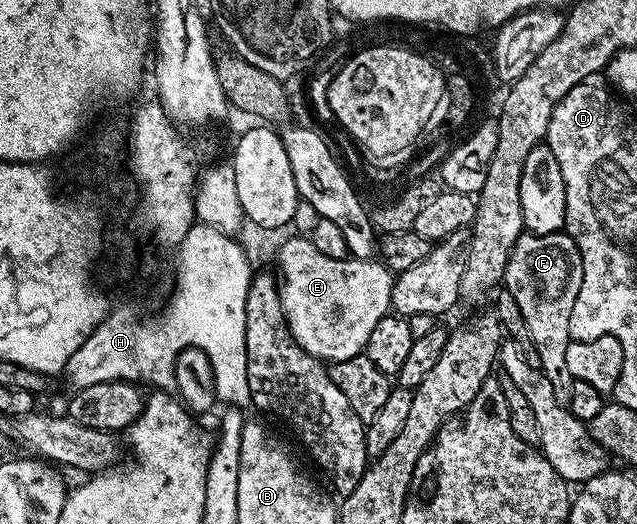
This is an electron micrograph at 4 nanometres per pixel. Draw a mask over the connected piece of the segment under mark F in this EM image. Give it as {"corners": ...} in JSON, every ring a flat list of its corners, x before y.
{"corners":[[564,231,521,233,518,243,514,243,512,248,503,279,506,292,514,295,514,303,518,303,518,311,522,311,524,316,524,332,527,340,532,340,531,352,534,357,536,352,538,367,546,379,550,379,550,387,558,403,565,407,571,406,574,392,570,367,566,367,566,347,571,341,569,320,582,279,579,249,574,239]]}

